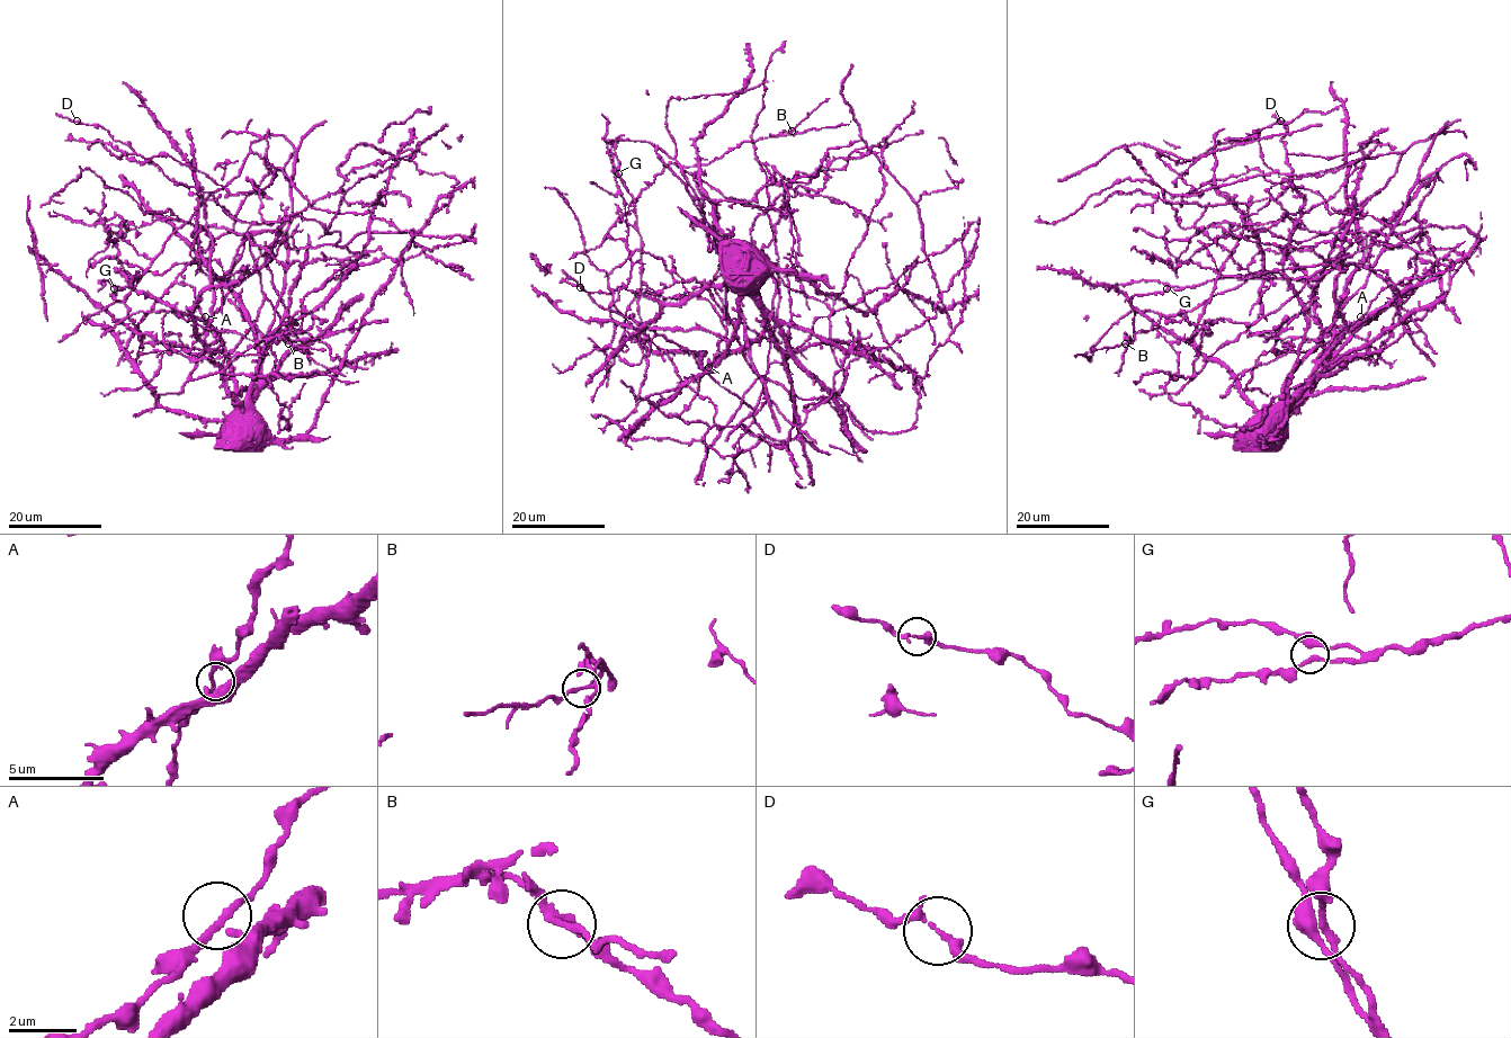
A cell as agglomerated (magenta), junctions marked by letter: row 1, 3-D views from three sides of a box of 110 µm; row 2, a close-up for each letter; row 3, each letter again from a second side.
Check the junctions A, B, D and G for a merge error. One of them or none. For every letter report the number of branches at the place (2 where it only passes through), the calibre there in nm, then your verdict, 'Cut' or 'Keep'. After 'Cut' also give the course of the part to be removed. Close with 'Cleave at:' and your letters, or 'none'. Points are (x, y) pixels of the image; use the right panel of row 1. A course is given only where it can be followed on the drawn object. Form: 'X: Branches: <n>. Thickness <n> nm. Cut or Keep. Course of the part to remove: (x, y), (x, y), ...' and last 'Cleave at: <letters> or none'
A: Branches: 3. Thickness 180 nm. Keep
B: Branches: 3. Thickness 140 nm. Cut. Course of the part to remove: (1125, 343), (1092, 350)
D: Branches: 3. Thickness 200 nm. Keep
G: Branches: 3. Thickness 170 nm. Keep
Cleave at: B

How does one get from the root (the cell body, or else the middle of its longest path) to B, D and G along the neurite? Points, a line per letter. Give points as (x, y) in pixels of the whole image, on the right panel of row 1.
B: (1277, 406), (1259, 410), (1221, 364), (1205, 358), (1159, 324), (1140, 330), (1125, 343)
D: (1277, 406), (1259, 410), (1194, 332), (1244, 224), (1219, 193), (1251, 215), (1292, 181), (1281, 122)
G: (1277, 406), (1288, 408), (1333, 356), (1323, 354), (1323, 330), (1310, 312), (1319, 285), (1260, 273), (1167, 288)

